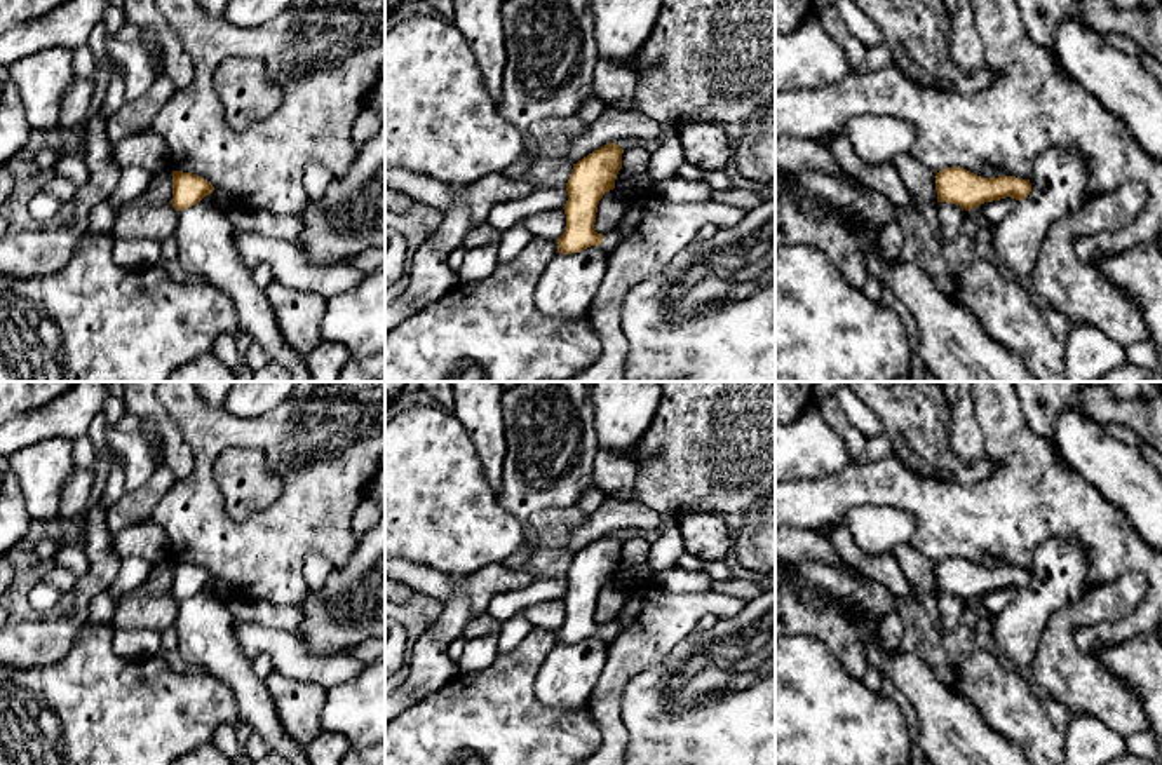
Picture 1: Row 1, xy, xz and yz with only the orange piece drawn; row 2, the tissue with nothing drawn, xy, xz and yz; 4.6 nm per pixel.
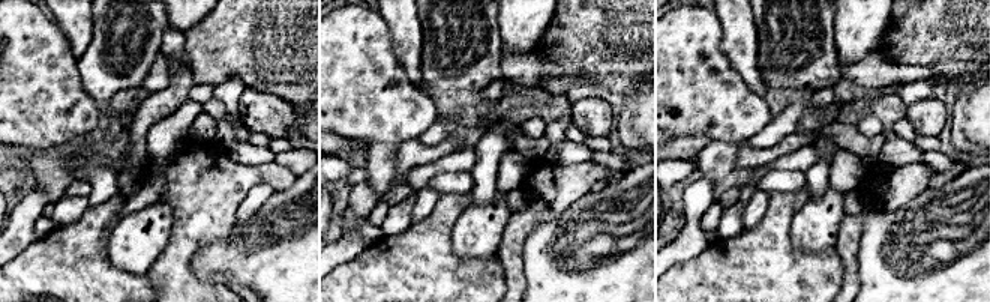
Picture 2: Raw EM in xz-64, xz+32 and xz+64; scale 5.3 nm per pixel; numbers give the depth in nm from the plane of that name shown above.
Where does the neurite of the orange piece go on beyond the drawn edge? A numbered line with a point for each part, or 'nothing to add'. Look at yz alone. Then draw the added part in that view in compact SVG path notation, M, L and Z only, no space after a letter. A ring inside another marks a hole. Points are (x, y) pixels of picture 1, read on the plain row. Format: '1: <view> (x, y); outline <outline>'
nothing to add

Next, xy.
1: xy (223, 589); outline M214 577L213 586L216 587L218 596L226 603L230 598L237 596L233 589L220 577Z

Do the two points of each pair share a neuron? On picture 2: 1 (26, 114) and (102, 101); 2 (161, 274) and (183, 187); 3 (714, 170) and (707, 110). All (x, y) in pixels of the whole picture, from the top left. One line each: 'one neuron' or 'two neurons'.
1: two neurons
2: one neuron
3: two neurons

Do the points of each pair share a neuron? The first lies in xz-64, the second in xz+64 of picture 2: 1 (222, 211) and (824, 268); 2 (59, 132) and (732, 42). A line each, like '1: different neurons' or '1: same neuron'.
1: different neurons
2: different neurons

